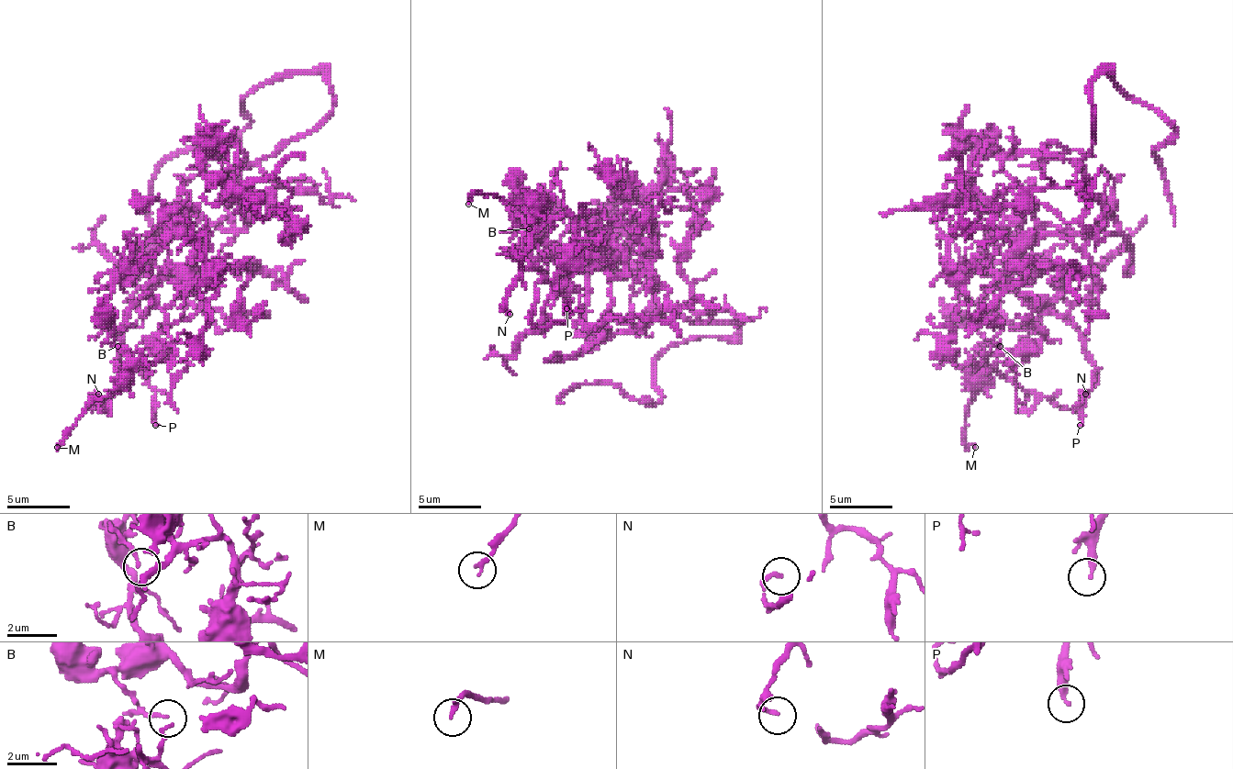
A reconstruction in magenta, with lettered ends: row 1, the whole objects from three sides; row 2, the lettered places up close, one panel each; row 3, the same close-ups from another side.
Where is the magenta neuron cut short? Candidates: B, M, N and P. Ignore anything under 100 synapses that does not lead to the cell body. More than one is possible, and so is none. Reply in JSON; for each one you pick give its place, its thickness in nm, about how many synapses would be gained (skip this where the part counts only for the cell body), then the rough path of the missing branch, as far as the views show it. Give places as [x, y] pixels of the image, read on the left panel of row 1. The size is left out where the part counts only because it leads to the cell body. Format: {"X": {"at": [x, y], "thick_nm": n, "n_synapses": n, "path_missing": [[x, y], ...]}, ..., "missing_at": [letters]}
{"missing_at": []}

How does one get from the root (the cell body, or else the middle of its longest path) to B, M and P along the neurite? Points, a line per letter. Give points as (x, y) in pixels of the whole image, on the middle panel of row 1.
B: (643, 314), (649, 324), (640, 333), (608, 314), (586, 327), (579, 295), (525, 257), (519, 206), (529, 228)
M: (643, 314), (640, 333), (608, 314), (582, 324), (579, 295), (564, 292), (570, 217), (490, 194), (468, 204)
P: (643, 314), (640, 333), (608, 314), (586, 327), (577, 292), (535, 285), (538, 327), (564, 320), (566, 308)

